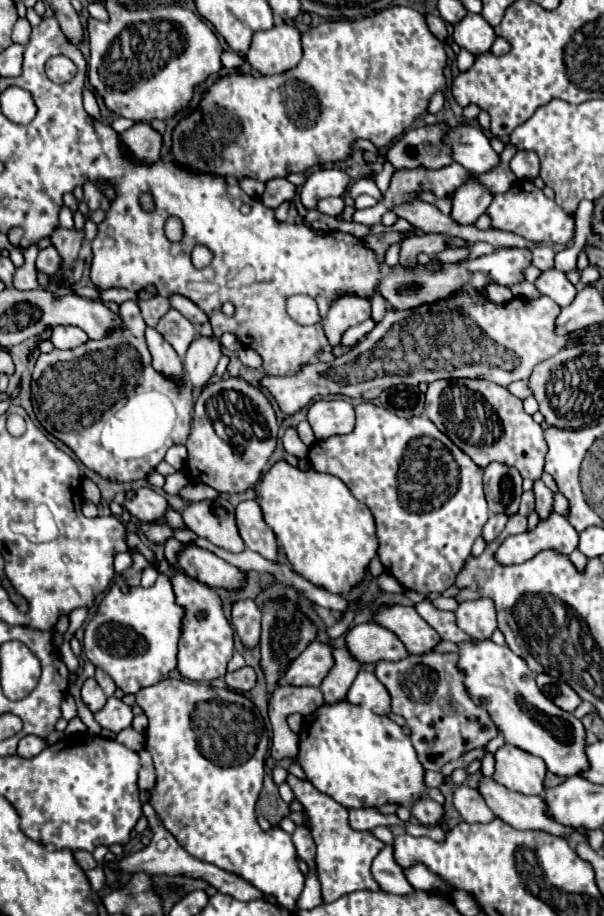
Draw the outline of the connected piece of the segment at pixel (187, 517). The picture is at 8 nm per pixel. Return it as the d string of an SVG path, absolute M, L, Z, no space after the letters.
M226 496L188 504L182 518L190 530L210 540L218 548L228 552L242 552L246 548L236 528L234 506L226 500Z

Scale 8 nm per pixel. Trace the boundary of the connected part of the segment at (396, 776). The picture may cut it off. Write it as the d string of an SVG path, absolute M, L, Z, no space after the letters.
M346 700L336 704L324 704L316 712L304 718L300 730L298 764L304 768L306 778L316 790L328 794L344 808L376 808L382 804L412 806L426 794L424 766L420 764L410 738L388 716L376 716L364 704L350 704Z

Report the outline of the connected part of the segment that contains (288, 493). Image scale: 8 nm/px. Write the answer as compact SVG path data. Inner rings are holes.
M282 460L254 488L264 520L274 530L294 572L332 594L348 594L364 580L366 568L378 550L376 524L368 506L358 502L340 478L302 472Z

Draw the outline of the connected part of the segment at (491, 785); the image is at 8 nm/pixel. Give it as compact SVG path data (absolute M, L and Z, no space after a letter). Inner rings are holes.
M488 776L480 778L478 792L496 816L516 830L544 830L554 836L566 836L574 832L574 828L564 828L562 824L548 820L542 796L526 796L510 792L508 788L504 788L502 784L494 782Z

